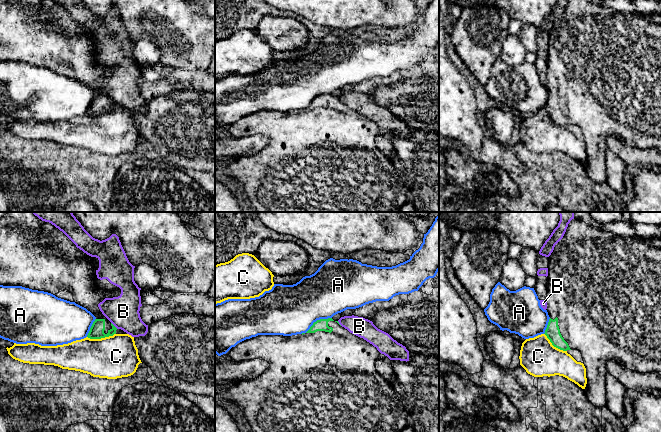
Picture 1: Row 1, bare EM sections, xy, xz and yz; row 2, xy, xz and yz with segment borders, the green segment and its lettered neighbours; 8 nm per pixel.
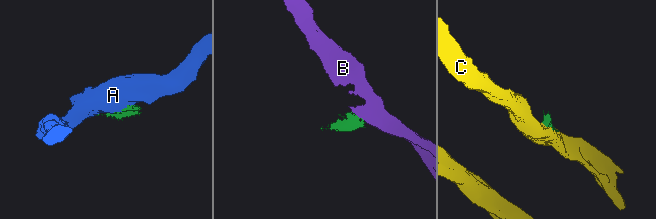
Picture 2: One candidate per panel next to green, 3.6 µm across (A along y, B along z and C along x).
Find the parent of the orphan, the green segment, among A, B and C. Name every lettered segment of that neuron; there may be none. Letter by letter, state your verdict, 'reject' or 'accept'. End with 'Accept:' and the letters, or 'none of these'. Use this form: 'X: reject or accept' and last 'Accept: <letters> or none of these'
A: reject
B: reject
C: reject
Accept: none of these

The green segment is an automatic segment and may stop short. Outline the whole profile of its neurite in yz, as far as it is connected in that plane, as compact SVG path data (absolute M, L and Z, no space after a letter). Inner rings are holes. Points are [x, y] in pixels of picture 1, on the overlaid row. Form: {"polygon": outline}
{"polygon": "M574 218L568 224L563 238L555 245L549 256L547 278L546 310L550 319L544 334L552 345L560 350L577 349L581 352L587 378L584 392L595 407L606 406L606 363L609 360L615 360L625 368L640 373L661 372L661 237L643 239L637 235L623 238Z"}

